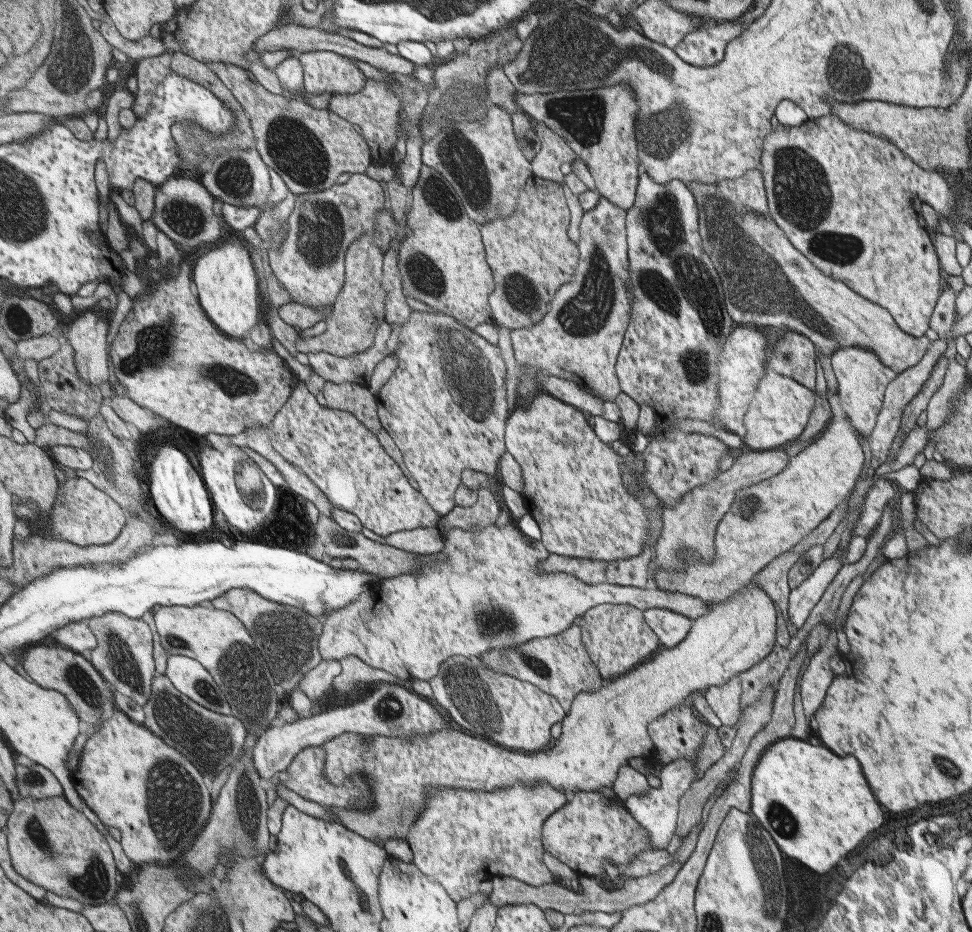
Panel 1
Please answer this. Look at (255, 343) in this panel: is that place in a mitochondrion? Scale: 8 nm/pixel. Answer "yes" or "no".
no

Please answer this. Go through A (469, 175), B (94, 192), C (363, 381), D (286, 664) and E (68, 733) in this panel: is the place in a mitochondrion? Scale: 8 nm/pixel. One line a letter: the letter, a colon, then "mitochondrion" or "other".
A: mitochondrion
B: other
C: other
D: mitochondrion
E: other

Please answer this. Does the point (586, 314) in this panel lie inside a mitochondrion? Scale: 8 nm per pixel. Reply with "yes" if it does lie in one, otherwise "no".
yes

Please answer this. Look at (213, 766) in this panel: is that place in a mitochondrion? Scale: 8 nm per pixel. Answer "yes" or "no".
yes

